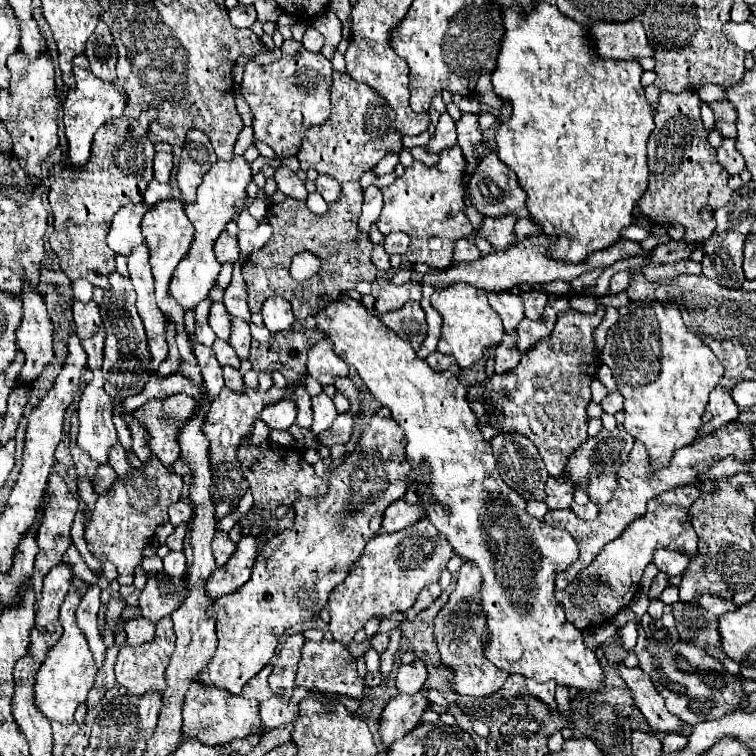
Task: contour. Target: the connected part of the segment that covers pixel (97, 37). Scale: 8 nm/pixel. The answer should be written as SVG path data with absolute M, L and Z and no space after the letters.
M102 20L98 22L94 34L90 34L84 54L90 62L90 72L110 84L116 80L116 44L110 28Z

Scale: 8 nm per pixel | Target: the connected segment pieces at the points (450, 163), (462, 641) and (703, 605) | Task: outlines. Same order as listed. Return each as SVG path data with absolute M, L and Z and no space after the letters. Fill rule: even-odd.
M456 144L450 150L444 150L436 166L422 166L414 162L406 168L406 174L396 178L394 184L382 188L384 206L378 218L378 228L382 234L406 232L410 234L410 262L424 262L430 268L444 270L454 262L454 242L468 238L474 228L464 212L464 186L466 176L466 158L462 158L462 148Z
M464 562L458 574L458 584L454 592L450 594L448 602L434 618L434 638L440 650L442 662L454 670L452 688L468 696L488 696L500 690L508 678L506 670L498 670L482 652L482 642L486 638L486 616L478 598L480 582L482 582L480 570L472 562Z
M702 596L698 602L674 602L672 616L676 618L680 640L694 644L706 652L710 648L720 650L722 642L718 638L718 618L736 606L738 604L726 602L726 598L718 596Z

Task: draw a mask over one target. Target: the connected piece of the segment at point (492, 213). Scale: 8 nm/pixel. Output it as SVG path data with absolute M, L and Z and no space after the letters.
M490 152L488 156L484 156L482 162L476 166L476 170L468 182L468 196L470 196L470 204L482 216L490 216L490 218L512 214L514 210L522 210L526 204L526 194L522 192L516 174L510 174L510 168L500 162L496 152Z

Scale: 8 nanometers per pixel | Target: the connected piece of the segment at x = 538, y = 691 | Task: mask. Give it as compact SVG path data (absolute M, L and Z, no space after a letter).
M526 680L526 686L528 686L528 692L536 698L540 698L542 702L548 704L550 710L554 710L556 702L554 702L554 688L556 688L556 682L534 682L534 680Z

